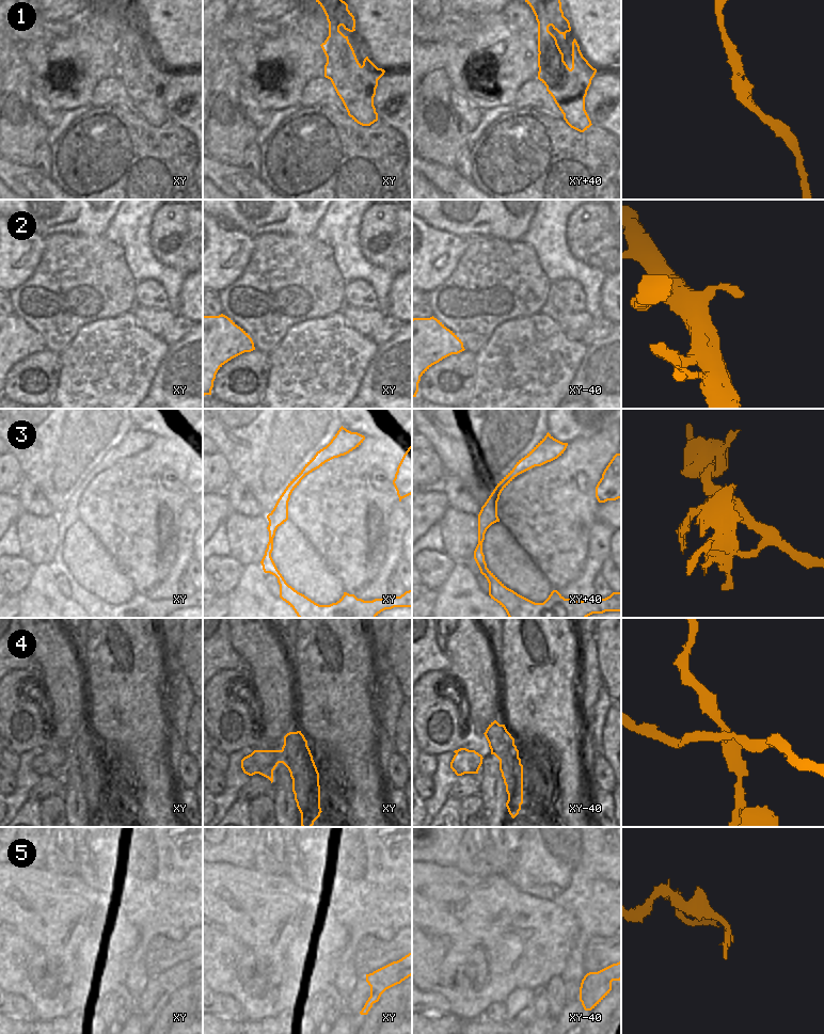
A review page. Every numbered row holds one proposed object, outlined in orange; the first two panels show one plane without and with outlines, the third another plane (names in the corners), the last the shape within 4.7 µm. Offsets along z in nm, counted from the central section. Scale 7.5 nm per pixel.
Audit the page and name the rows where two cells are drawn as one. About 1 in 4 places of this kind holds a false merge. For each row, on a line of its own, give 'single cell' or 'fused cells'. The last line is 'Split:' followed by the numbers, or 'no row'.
1: single cell
2: single cell
3: single cell
4: fused cells
5: fused cells
Split: 4, 5

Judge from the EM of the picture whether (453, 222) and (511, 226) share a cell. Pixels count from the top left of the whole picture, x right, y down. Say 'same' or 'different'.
same

